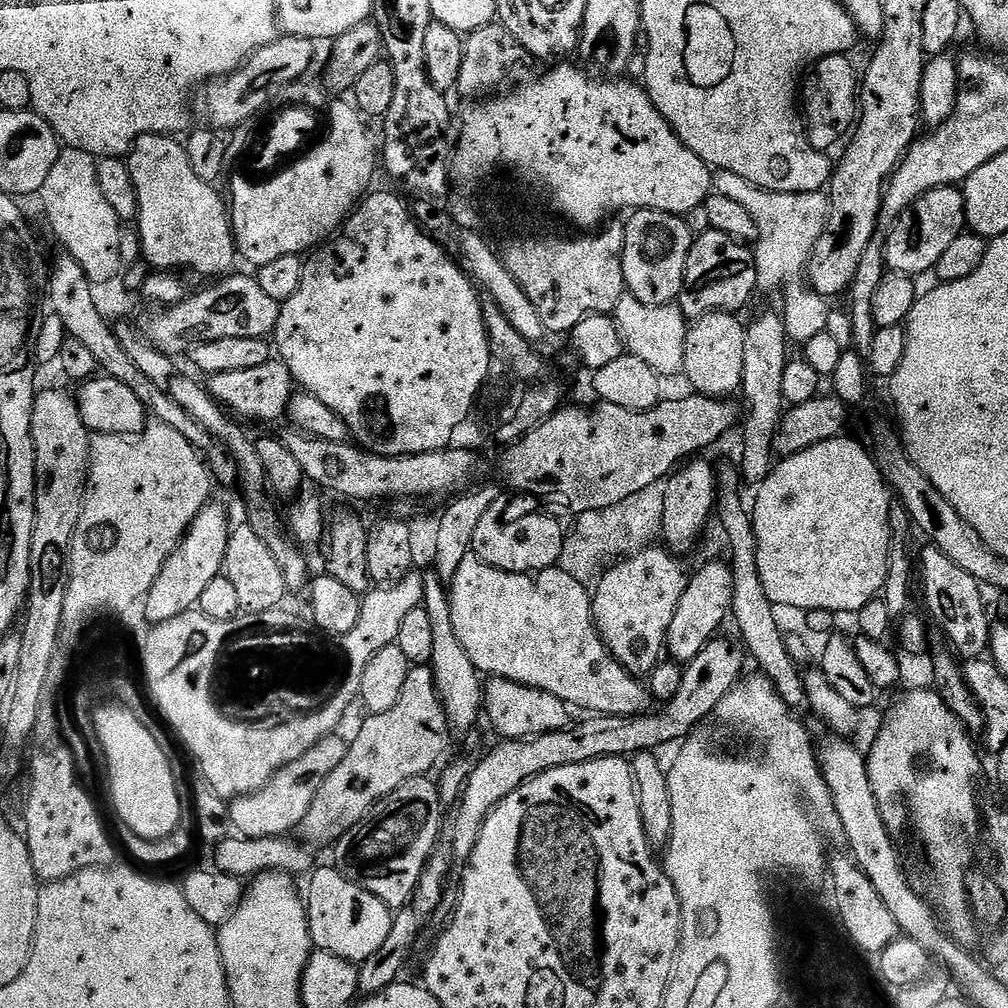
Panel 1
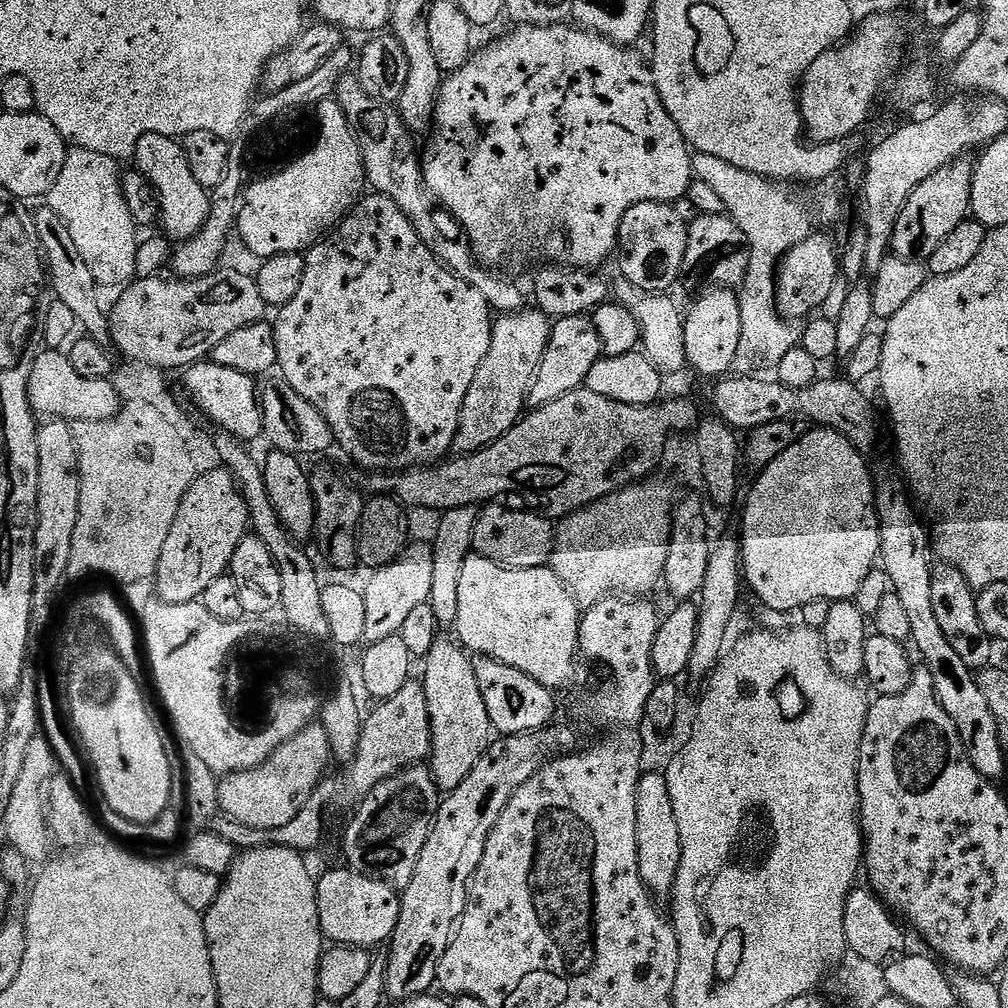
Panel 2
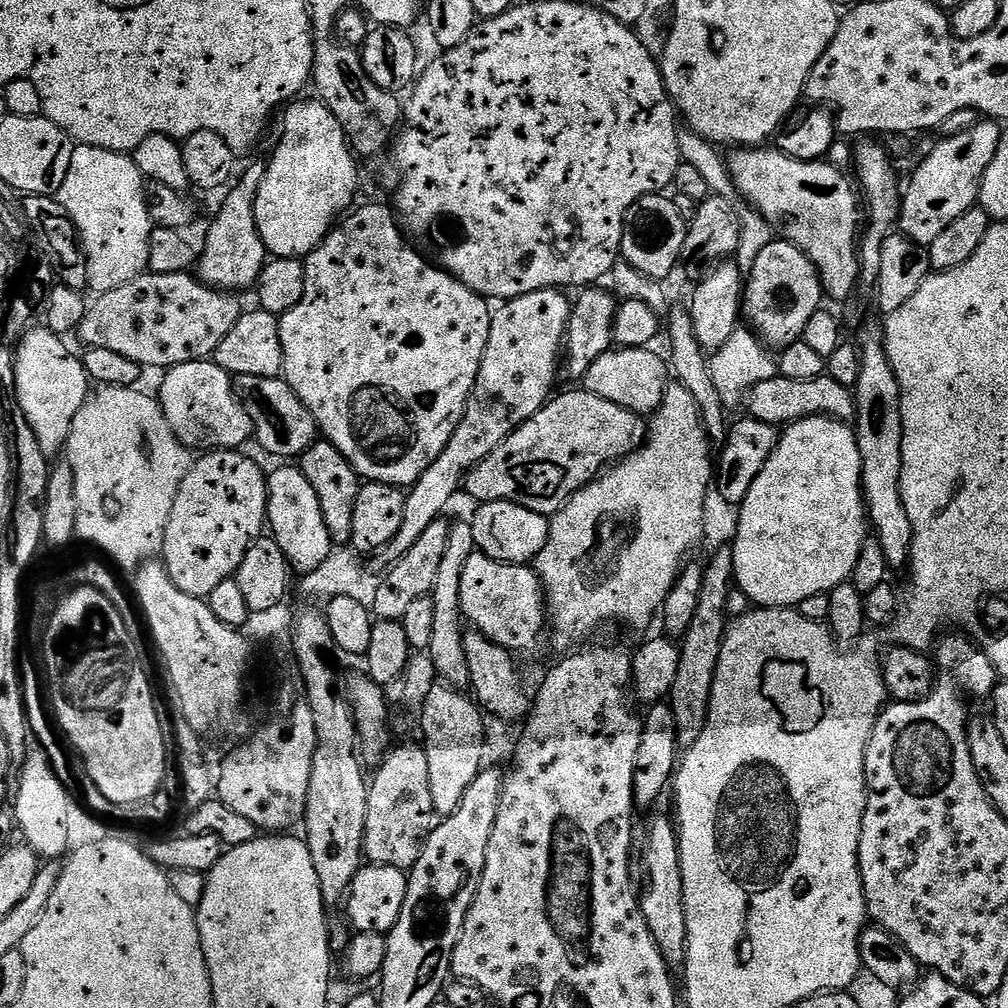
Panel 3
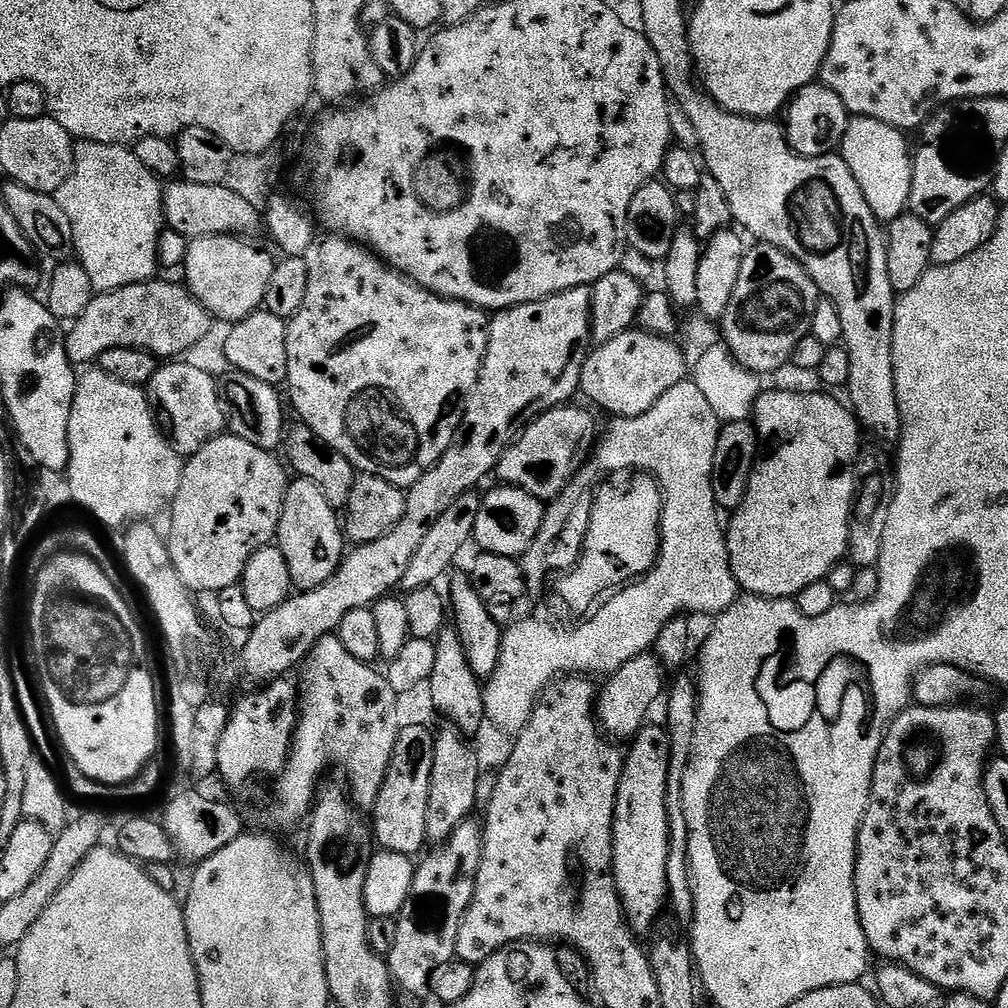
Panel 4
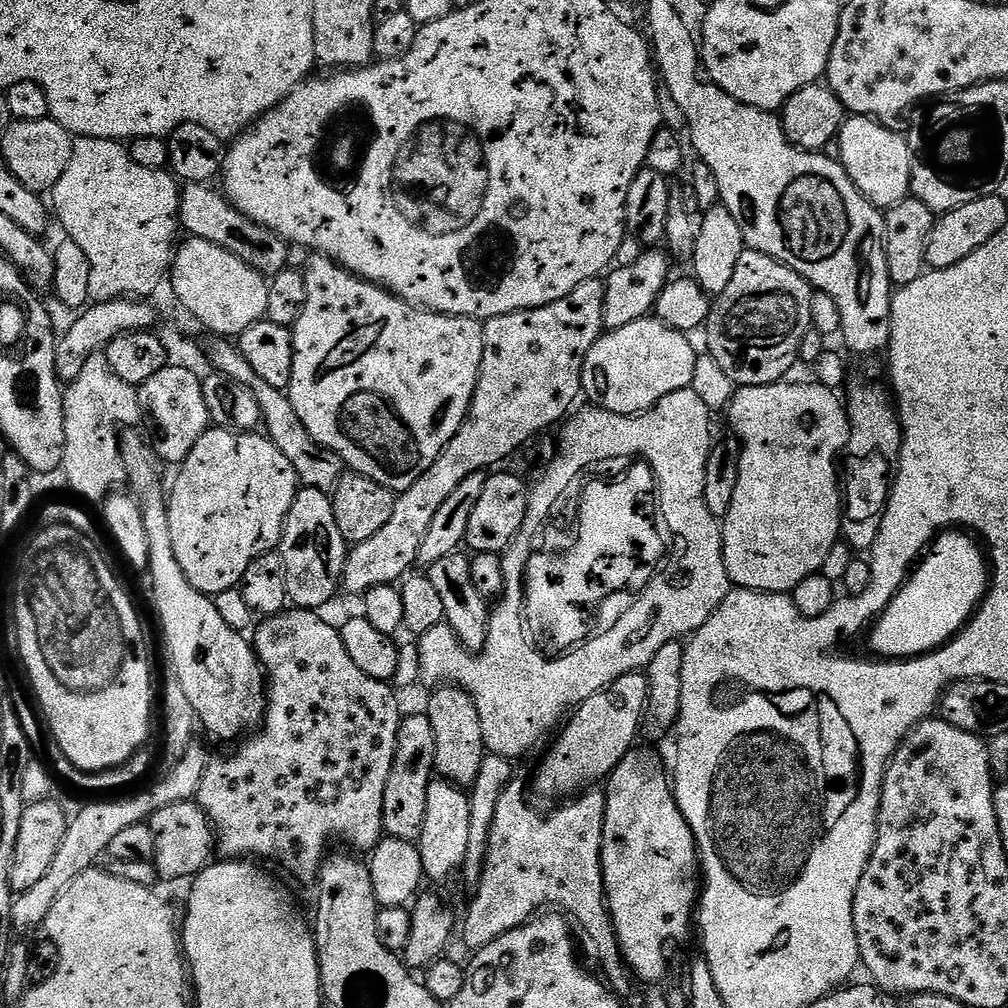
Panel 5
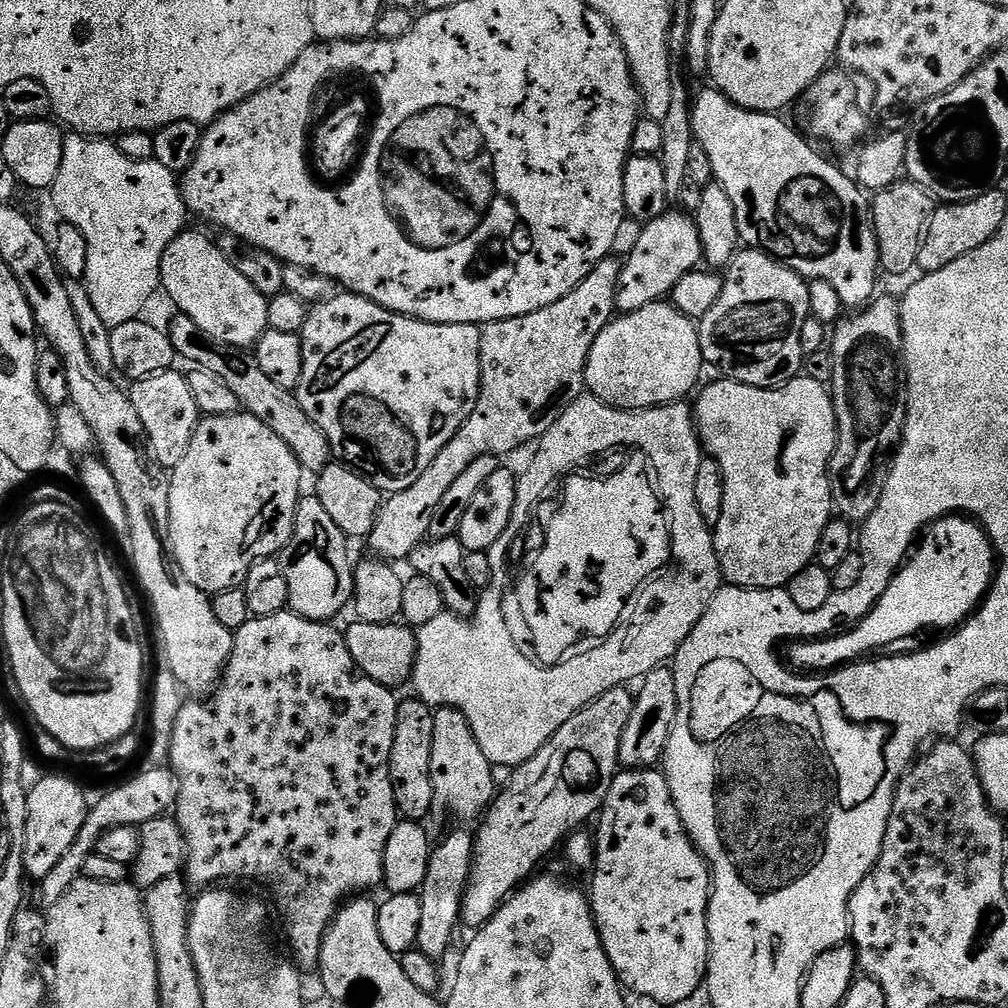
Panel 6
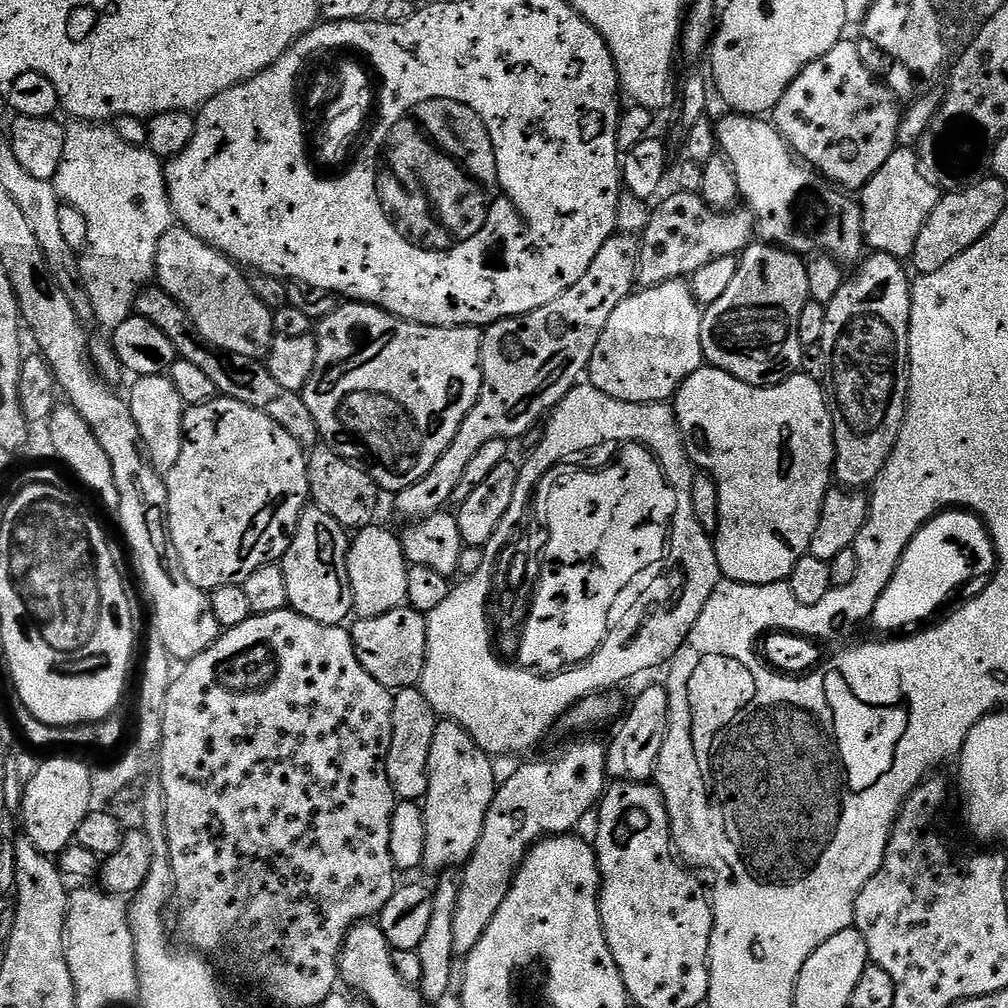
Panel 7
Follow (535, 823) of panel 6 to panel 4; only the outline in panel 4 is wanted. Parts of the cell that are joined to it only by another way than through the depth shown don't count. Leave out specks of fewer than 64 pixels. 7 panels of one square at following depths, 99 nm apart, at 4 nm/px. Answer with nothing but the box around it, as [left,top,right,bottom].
[596,654,666,741]

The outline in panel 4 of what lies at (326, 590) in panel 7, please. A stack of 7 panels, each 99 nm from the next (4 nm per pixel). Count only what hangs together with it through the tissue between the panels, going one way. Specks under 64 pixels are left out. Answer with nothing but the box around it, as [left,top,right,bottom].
[274,478,346,592]

